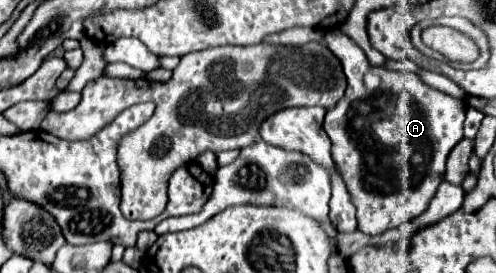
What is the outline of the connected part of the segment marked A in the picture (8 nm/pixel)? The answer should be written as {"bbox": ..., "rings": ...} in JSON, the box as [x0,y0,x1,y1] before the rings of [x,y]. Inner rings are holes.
{"bbox":[324,28,466,234],"rings":[[[338,28],[328,30],[324,34],[324,42],[332,50],[332,54],[342,62],[342,68],[348,78],[346,94],[334,108],[328,110],[324,120],[324,130],[332,140],[334,162],[340,168],[344,182],[348,186],[348,192],[352,194],[352,202],[358,210],[356,212],[358,228],[364,234],[382,234],[408,220],[414,220],[428,208],[444,176],[446,156],[464,138],[462,124],[464,124],[466,106],[464,102],[458,102],[456,98],[424,84],[416,74],[406,74],[406,72],[400,74],[384,66],[378,66],[378,68],[370,66],[364,50],[360,50],[360,46],[356,46],[356,42],[352,42]],[[368,72],[378,74],[382,80],[376,90],[368,90],[362,82],[364,74]]]}

